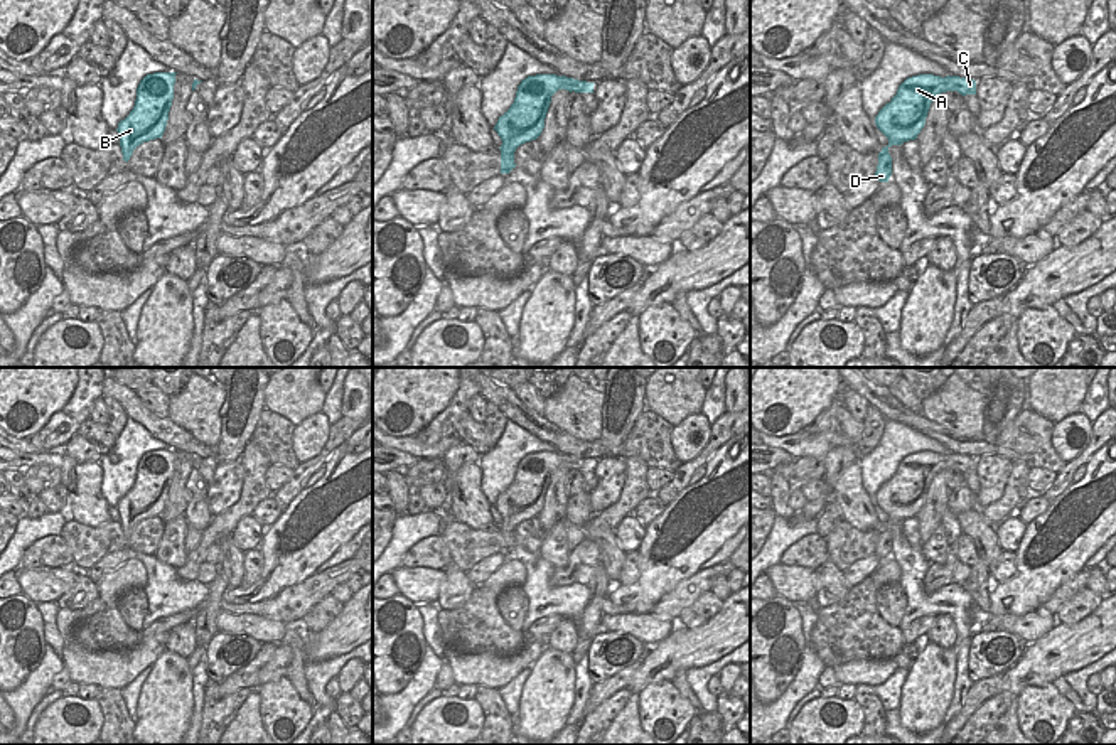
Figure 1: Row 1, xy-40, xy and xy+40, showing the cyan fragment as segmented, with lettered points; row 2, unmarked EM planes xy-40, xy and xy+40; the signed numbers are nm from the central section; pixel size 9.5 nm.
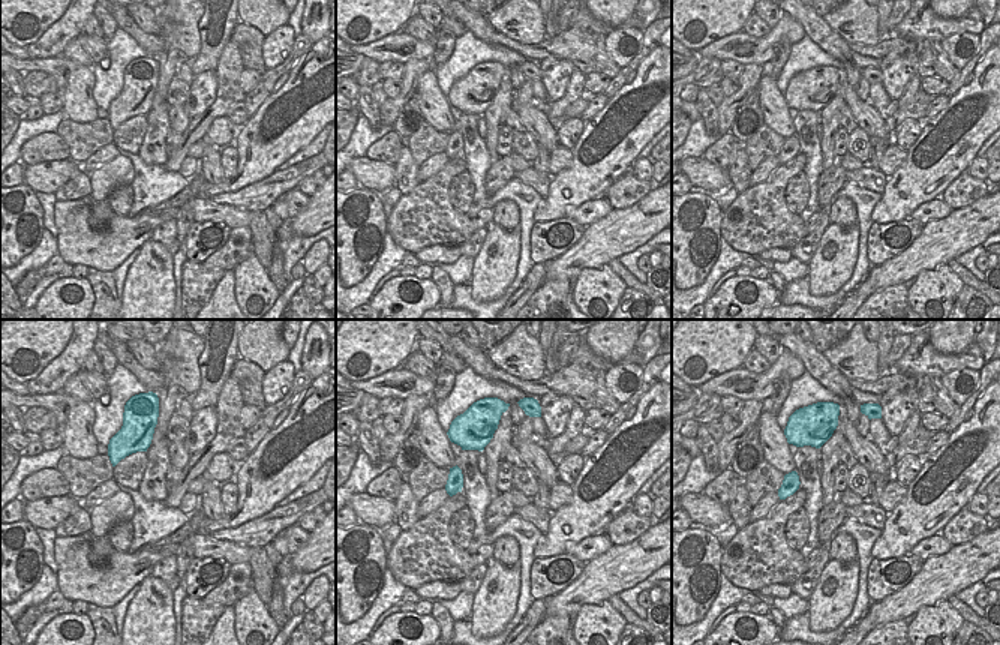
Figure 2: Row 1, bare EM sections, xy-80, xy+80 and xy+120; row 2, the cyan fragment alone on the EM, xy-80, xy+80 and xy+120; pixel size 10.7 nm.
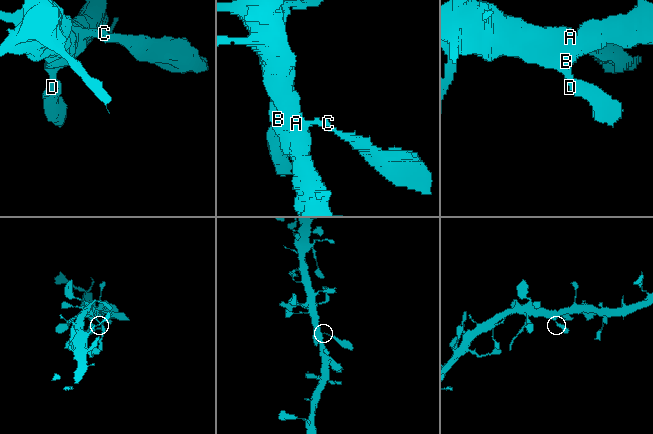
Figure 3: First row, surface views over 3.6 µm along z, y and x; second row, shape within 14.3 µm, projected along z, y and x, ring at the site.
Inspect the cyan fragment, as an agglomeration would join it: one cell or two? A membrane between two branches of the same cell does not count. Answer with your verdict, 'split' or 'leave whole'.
leave whole

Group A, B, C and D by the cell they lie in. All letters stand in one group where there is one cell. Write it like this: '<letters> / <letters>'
A B C D

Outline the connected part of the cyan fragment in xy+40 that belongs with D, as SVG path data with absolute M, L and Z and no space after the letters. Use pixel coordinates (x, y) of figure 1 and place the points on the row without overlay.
M919 452L907 455L897 472L875 494L877 506L888 516L888 523L878 531L875 555L888 560L892 553L892 534L888 526L915 517L926 502L932 477L946 469L959 472L976 472L976 458L959 453Z

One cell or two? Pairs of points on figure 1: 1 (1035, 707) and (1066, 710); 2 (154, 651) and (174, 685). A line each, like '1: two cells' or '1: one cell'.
1: one cell
2: two cells

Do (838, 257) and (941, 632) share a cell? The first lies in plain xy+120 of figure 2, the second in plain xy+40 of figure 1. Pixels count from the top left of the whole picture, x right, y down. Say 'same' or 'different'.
different

